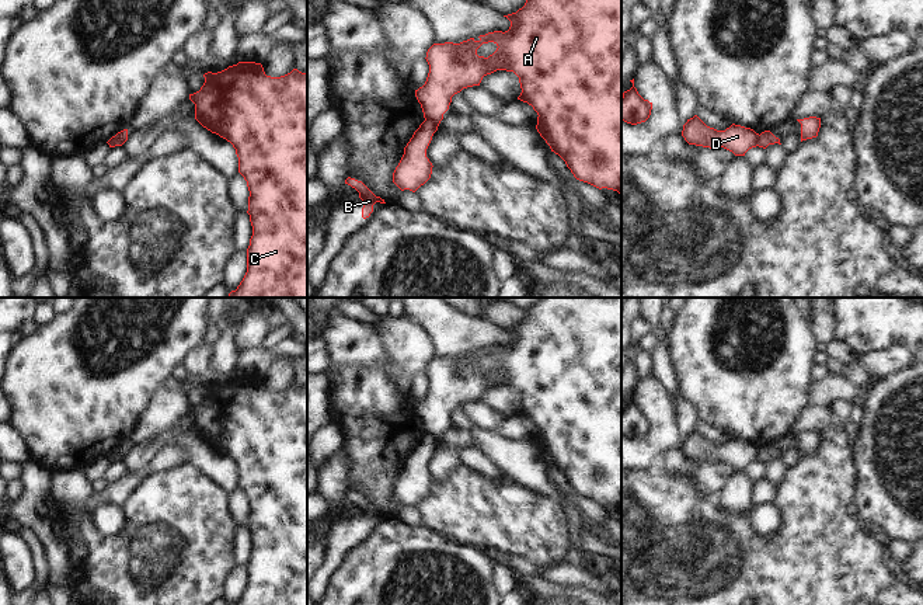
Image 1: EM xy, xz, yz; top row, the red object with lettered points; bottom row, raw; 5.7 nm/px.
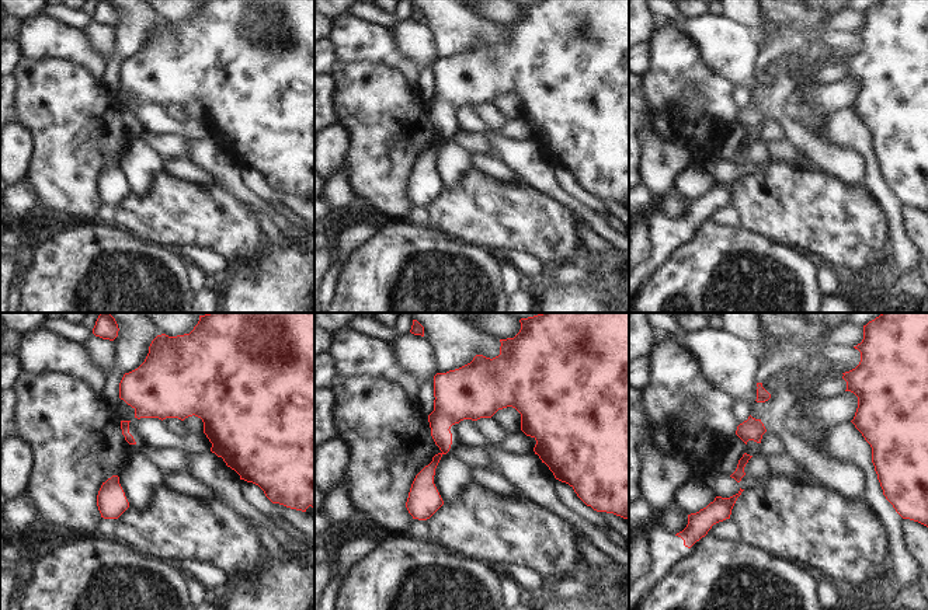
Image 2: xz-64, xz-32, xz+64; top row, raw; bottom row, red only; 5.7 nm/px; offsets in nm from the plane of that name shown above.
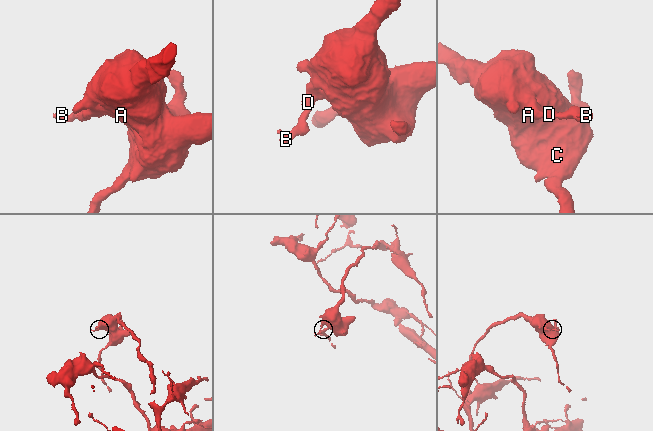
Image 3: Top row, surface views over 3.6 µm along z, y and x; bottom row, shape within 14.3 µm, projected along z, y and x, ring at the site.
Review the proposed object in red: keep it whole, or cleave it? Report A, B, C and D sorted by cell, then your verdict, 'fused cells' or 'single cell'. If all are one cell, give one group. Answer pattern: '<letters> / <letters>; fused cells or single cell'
A C D / B; fused cells

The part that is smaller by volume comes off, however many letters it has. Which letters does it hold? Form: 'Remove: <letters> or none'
Remove: B

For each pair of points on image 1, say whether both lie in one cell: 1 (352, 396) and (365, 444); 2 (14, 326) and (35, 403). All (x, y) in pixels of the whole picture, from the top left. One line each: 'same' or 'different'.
1: same
2: different

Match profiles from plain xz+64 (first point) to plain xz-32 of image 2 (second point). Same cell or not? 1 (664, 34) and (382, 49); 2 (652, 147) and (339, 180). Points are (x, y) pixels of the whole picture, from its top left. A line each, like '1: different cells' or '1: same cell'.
1: same cell
2: same cell

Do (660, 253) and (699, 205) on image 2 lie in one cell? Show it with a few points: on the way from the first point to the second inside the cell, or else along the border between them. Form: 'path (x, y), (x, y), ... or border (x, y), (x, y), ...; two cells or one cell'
path (668, 241), (694, 216); one cell

